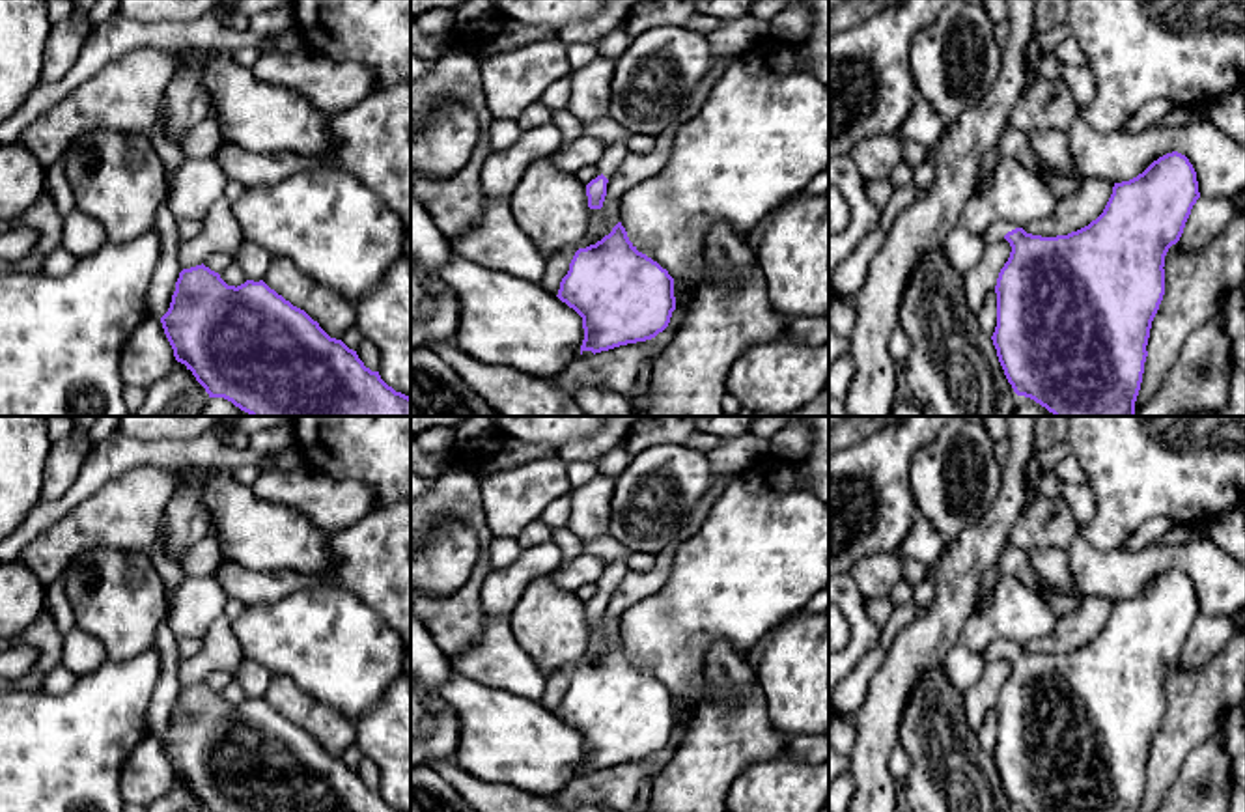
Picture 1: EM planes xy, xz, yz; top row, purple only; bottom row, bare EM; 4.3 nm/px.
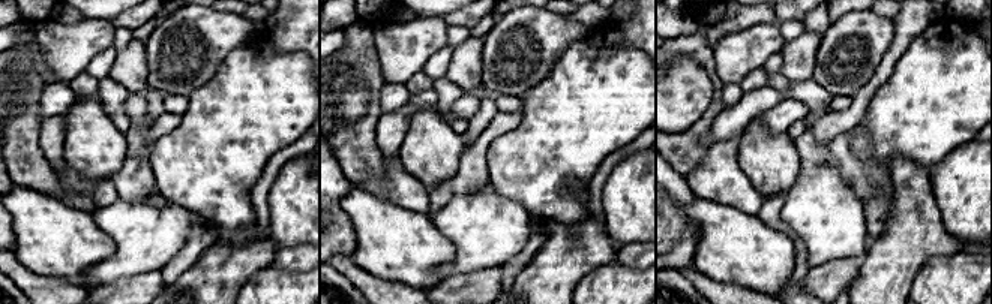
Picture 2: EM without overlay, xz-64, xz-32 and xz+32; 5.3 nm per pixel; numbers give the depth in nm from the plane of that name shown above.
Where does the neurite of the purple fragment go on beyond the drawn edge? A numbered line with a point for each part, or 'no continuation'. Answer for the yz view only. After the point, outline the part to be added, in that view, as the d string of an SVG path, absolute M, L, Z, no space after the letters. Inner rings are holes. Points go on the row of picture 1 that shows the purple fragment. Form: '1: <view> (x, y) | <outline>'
1: yz (997, 230) | M999 220L999 222L989 224L989 228L984 231L982 239L987 243L989 241L1006 241L1004 235L1015 228L1019 228L1019 226L1010 224L1006 220Z

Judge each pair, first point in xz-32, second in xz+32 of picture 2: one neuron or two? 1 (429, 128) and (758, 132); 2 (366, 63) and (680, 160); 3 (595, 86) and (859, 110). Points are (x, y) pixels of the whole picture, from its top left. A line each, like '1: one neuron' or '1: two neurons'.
1: one neuron
2: one neuron
3: two neurons

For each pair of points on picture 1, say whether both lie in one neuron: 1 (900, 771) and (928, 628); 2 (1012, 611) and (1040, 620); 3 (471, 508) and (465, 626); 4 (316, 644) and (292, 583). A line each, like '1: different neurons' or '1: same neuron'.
1: different neurons
2: same neuron
3: same neuron
4: different neurons

